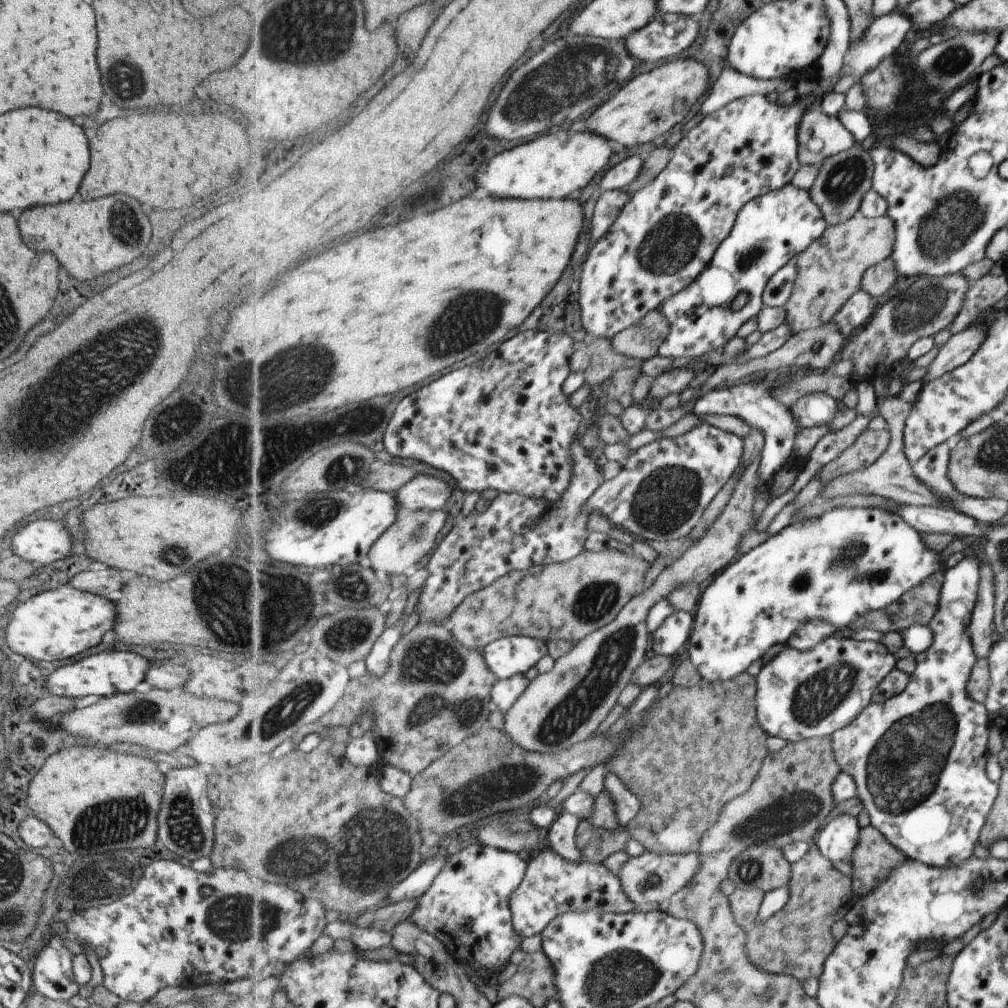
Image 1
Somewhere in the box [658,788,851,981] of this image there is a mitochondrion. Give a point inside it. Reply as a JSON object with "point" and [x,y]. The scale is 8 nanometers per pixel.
{"point":[750,871]}

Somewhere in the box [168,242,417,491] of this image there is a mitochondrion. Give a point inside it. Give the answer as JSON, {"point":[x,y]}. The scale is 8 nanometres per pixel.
{"point":[299,377]}

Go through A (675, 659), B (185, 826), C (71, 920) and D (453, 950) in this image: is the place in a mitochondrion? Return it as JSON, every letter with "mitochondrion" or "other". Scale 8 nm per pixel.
{"A":"other","B":"mitochondrion","C":"other","D":"other"}

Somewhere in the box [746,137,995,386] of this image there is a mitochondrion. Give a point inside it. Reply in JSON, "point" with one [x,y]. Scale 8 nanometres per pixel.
{"point":[950,226]}

